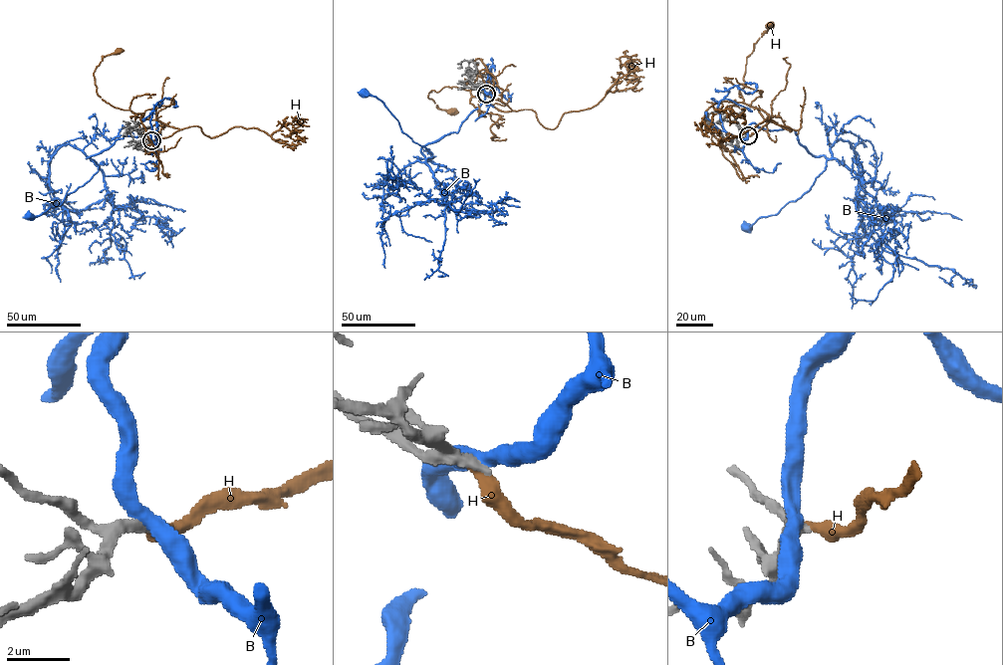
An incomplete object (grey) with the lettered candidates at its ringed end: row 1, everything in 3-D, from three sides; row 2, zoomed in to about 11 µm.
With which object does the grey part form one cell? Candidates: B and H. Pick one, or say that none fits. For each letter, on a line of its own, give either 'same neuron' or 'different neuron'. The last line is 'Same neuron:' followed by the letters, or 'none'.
B: different neuron
H: same neuron
Same neuron: H

